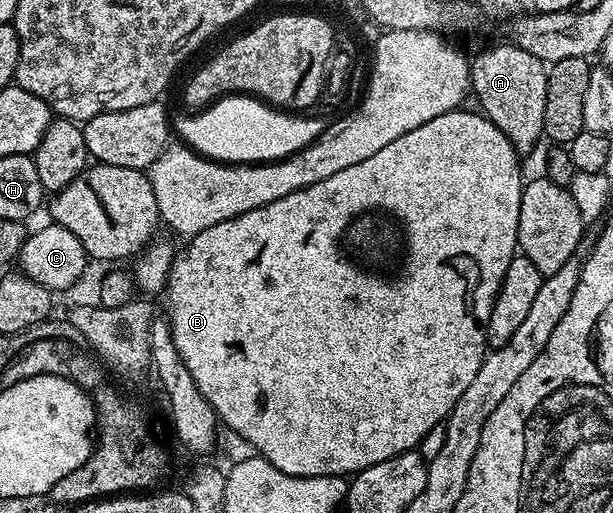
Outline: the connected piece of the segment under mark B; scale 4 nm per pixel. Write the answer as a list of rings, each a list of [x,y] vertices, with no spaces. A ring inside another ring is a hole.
[[[454,109],[442,116],[434,116],[426,124],[414,128],[414,132],[406,132],[406,136],[398,136],[398,140],[386,144],[386,148],[374,152],[374,156],[362,160],[362,164],[353,164],[343,172],[330,176],[330,180],[318,180],[318,184],[310,184],[310,188],[302,188],[290,192],[290,196],[282,196],[270,204],[262,204],[262,208],[254,208],[250,212],[242,212],[242,216],[234,216],[230,220],[222,220],[222,224],[214,224],[214,228],[206,228],[206,232],[198,232],[187,239],[188,247],[177,253],[172,259],[172,267],[168,273],[168,311],[166,317],[168,325],[172,328],[174,344],[178,348],[178,356],[190,368],[190,376],[194,376],[194,384],[198,384],[198,392],[206,396],[208,403],[214,408],[217,419],[224,422],[240,438],[245,438],[252,450],[258,452],[261,458],[266,459],[274,466],[288,473],[292,477],[320,477],[330,475],[355,476],[361,470],[370,468],[374,464],[382,464],[382,460],[390,460],[407,450],[415,450],[420,441],[430,432],[430,428],[441,425],[447,419],[449,412],[458,404],[462,392],[470,388],[474,376],[478,376],[478,368],[482,368],[486,343],[488,340],[488,321],[494,300],[500,291],[502,280],[506,276],[506,268],[510,268],[510,260],[517,257],[518,247],[518,216],[520,215],[520,201],[522,200],[522,177],[520,178],[521,155],[506,140],[502,131],[484,117],[483,113],[475,109]]]

